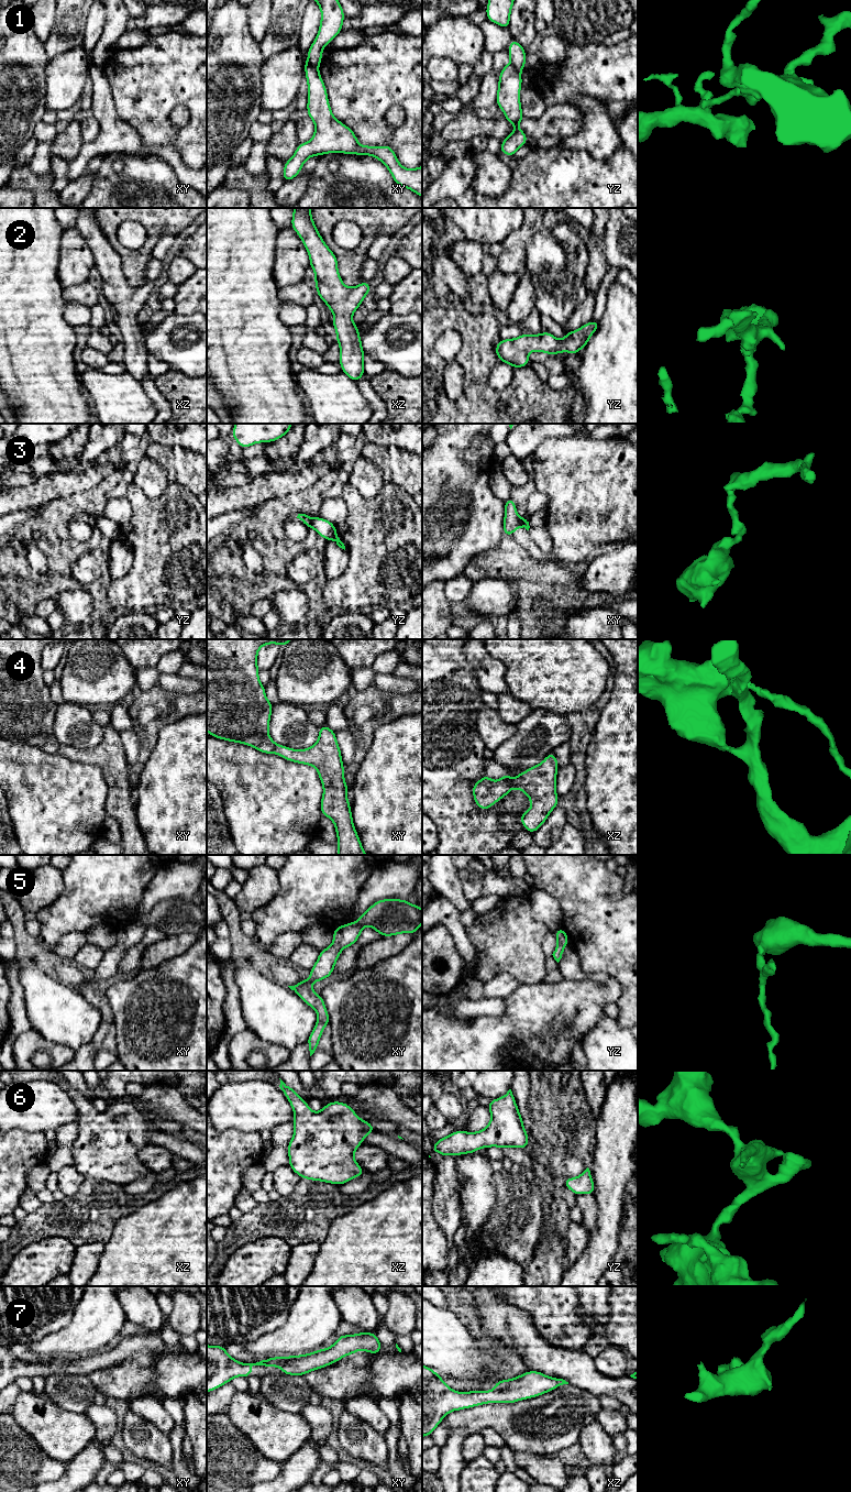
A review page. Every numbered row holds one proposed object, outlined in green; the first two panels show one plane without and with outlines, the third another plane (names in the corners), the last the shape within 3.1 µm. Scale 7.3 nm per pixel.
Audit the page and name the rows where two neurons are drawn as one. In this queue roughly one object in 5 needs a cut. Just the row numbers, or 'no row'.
1, 3

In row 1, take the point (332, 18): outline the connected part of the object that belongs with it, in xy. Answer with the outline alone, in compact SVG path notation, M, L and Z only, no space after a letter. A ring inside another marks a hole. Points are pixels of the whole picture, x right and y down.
M316 0L322 13L319 33L308 51L308 61L311 65L319 67L322 58L322 50L341 31L344 12L339 0Z

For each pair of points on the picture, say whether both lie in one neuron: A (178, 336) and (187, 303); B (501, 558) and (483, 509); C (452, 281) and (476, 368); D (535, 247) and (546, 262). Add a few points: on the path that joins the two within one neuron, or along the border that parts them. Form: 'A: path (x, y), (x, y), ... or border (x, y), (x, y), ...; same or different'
A: border (175, 311), (181, 315), (195, 314); different
B: border (503, 535), (499, 544), (490, 550); different
C: border (461, 305), (474, 308); different
D: path (539, 250), (546, 259); same

